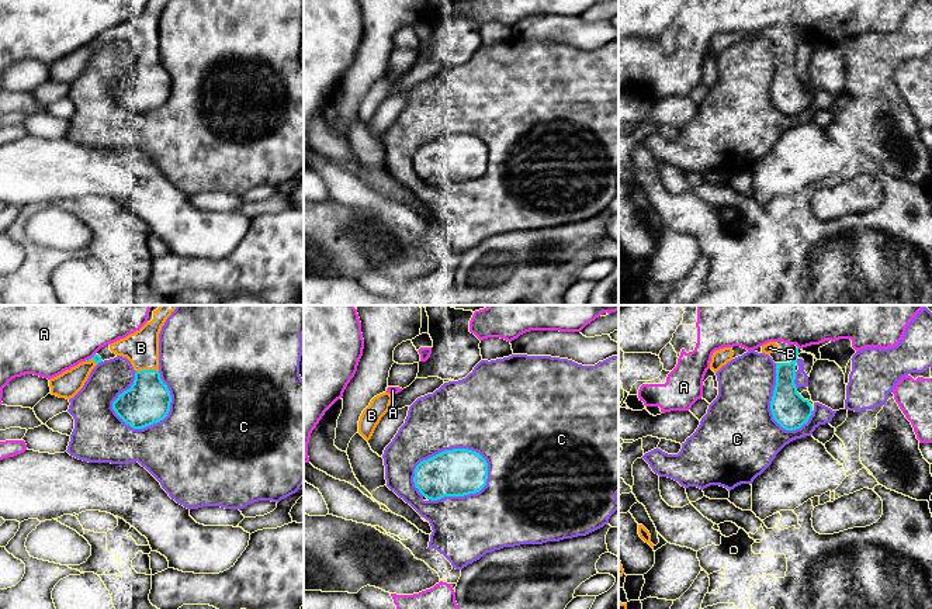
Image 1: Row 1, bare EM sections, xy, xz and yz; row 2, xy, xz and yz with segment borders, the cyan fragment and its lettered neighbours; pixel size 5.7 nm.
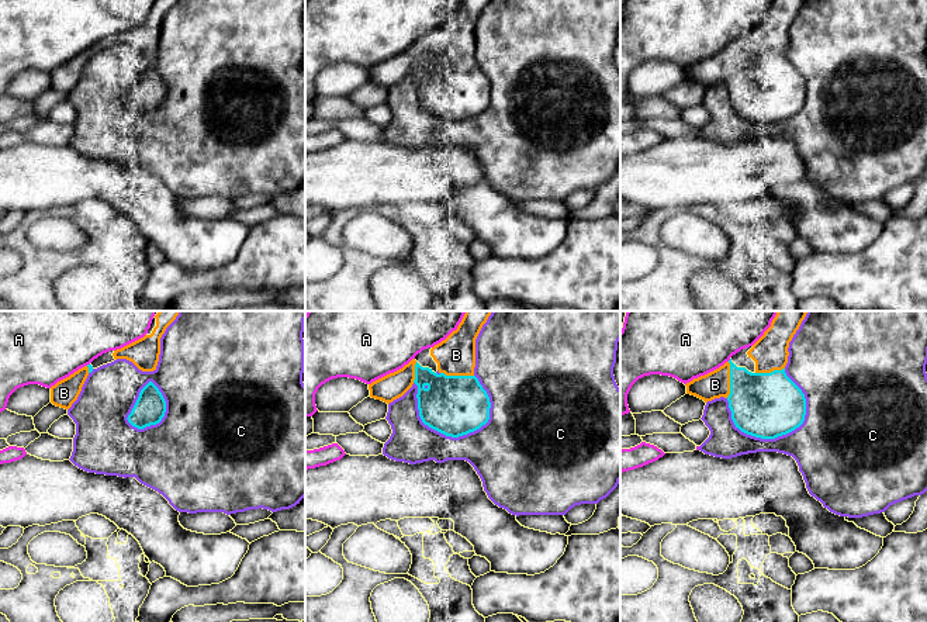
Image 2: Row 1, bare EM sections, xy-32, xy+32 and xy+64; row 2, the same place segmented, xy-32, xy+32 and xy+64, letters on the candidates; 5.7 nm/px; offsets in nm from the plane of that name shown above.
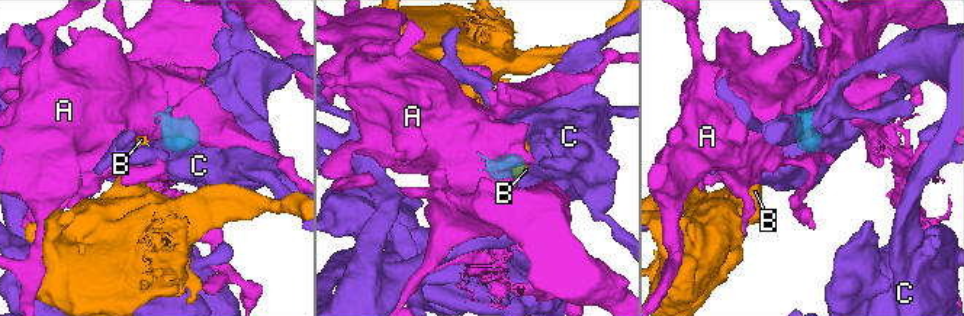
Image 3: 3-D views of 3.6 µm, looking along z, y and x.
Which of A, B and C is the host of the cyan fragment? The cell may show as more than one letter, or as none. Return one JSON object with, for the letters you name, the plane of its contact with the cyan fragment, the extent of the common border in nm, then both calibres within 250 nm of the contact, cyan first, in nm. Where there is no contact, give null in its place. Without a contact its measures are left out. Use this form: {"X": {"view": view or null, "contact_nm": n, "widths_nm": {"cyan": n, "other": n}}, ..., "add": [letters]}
{"B": {"view": "xy", "contact_nm": 130, "widths_nm": {"cyan": 260, "other": 200}}, "add": ["B"]}

